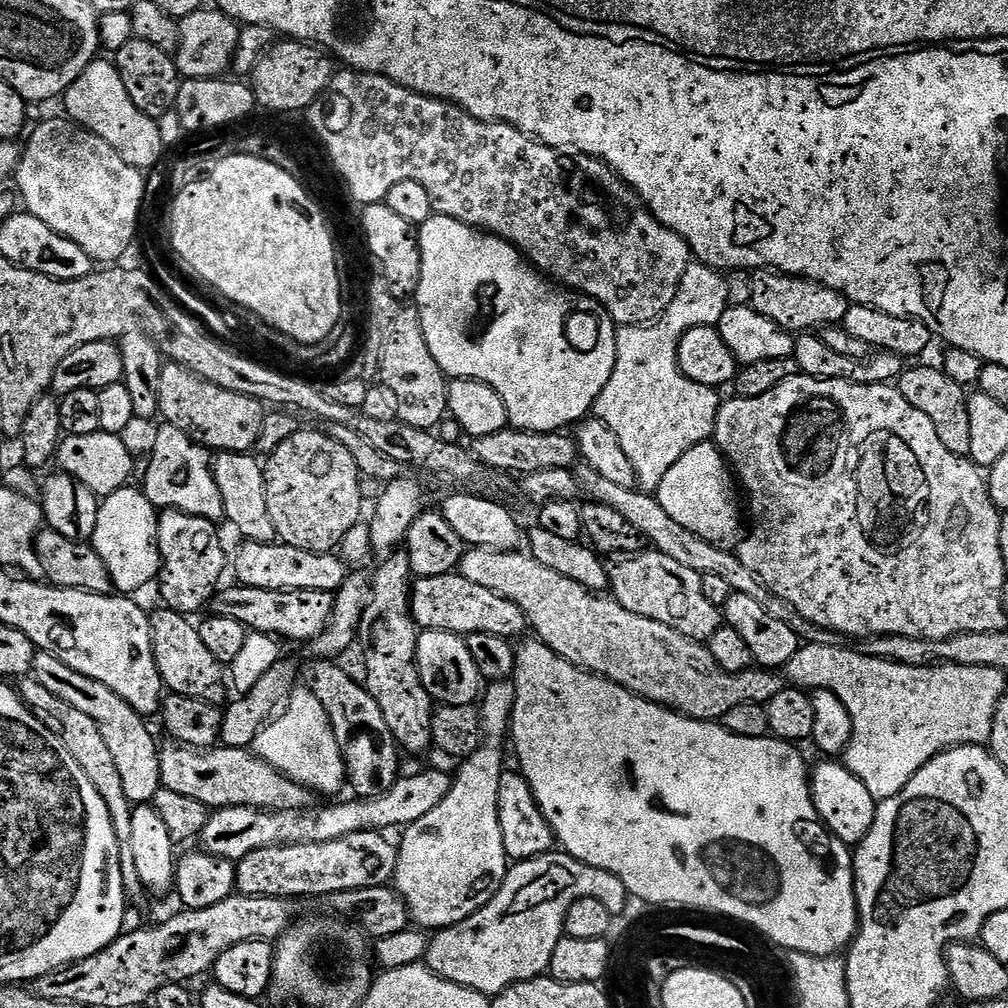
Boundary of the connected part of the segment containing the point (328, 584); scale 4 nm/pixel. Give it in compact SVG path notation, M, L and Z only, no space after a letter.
M253 540L241 543L236 557L231 557L230 572L237 576L239 583L245 588L258 590L322 590L335 594L349 576L349 565L332 552L311 552L298 550L289 544L259 544Z

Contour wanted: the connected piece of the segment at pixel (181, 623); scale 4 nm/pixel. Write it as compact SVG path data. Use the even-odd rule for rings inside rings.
M160 606L155 613L151 613L152 645L154 646L154 662L158 666L158 674L162 678L165 689L178 696L189 696L205 700L220 706L224 703L224 684L226 688L226 672L206 650L206 645L200 637L199 627L191 624L189 617L182 612L175 612L173 608Z

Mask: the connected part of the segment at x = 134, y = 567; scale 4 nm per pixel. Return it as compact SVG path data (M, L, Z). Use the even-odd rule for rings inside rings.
M125 486L100 500L98 526L90 541L92 548L106 562L115 591L120 594L136 594L162 572L160 547L158 546L158 509L146 498L139 487Z

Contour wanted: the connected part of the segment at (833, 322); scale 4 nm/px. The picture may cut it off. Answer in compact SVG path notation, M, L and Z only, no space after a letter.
M756 270L750 277L750 307L762 314L762 318L770 318L770 322L782 330L793 334L808 334L813 330L843 325L850 302L838 290L775 270Z

